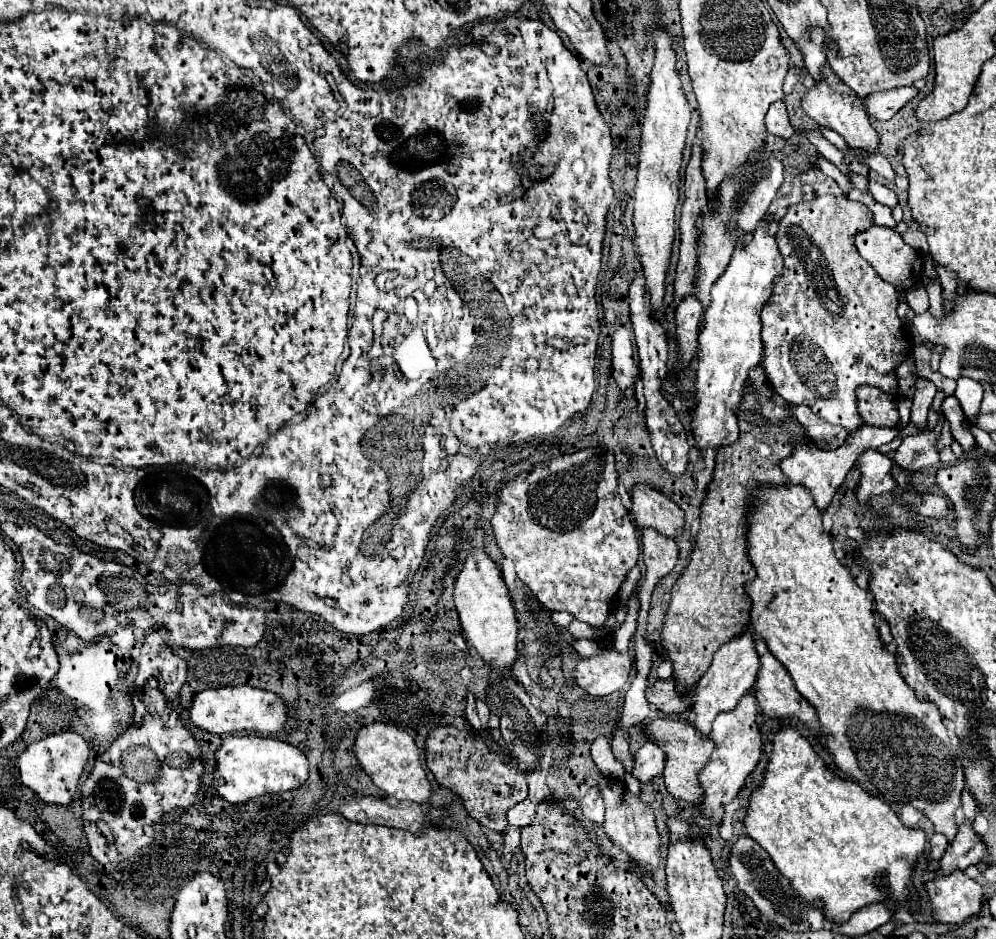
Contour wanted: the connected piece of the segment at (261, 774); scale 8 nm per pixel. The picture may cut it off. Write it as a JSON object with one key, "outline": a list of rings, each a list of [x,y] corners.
{"outline":[[[259,735],[227,737],[215,751],[215,775],[213,787],[229,803],[245,803],[251,797],[265,793],[281,793],[301,787],[307,781],[307,757],[303,751],[291,747],[285,741]]]}

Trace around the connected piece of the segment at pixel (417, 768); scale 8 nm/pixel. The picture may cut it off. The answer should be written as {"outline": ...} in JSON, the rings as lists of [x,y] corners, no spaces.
{"outline":[[[371,723],[363,725],[355,735],[353,753],[361,765],[361,769],[371,777],[371,781],[383,789],[389,797],[397,801],[415,801],[425,803],[431,797],[431,783],[427,781],[427,773],[419,763],[419,749],[413,737],[389,723]]]}

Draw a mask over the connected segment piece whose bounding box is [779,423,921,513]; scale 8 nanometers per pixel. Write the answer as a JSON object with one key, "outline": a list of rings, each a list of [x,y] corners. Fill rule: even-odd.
{"outline":[[[909,423],[909,425],[903,427],[901,431],[897,431],[897,429],[869,427],[869,425],[867,425],[867,427],[857,429],[857,433],[849,433],[849,437],[845,439],[845,443],[843,443],[841,447],[837,447],[835,451],[815,451],[815,449],[805,449],[805,447],[803,447],[803,449],[793,451],[793,455],[781,459],[781,461],[779,461],[779,467],[781,467],[781,471],[787,475],[789,481],[793,481],[793,483],[803,483],[803,485],[809,489],[811,495],[813,495],[813,499],[815,499],[815,503],[817,503],[817,507],[819,507],[819,511],[825,513],[825,511],[829,509],[829,505],[831,505],[833,495],[837,493],[839,485],[843,483],[845,475],[849,473],[851,465],[855,463],[855,459],[859,457],[859,453],[861,453],[863,447],[873,447],[873,449],[877,449],[877,447],[881,447],[881,445],[885,445],[885,443],[891,443],[895,437],[901,437],[901,439],[903,439],[903,437],[907,437],[907,435],[917,435],[917,433],[921,433],[921,429],[919,429],[915,423]]]}

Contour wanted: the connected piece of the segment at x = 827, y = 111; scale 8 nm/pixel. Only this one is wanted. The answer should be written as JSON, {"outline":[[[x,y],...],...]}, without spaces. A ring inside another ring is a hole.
{"outline":[[[825,65],[825,77],[821,77],[821,81],[817,81],[805,95],[805,99],[801,101],[803,111],[817,121],[819,125],[825,125],[833,131],[837,131],[853,149],[865,149],[867,153],[877,153],[877,133],[873,131],[869,117],[865,113],[863,101],[859,101],[859,97],[845,85],[839,81],[839,77],[831,71],[829,65]]]}

